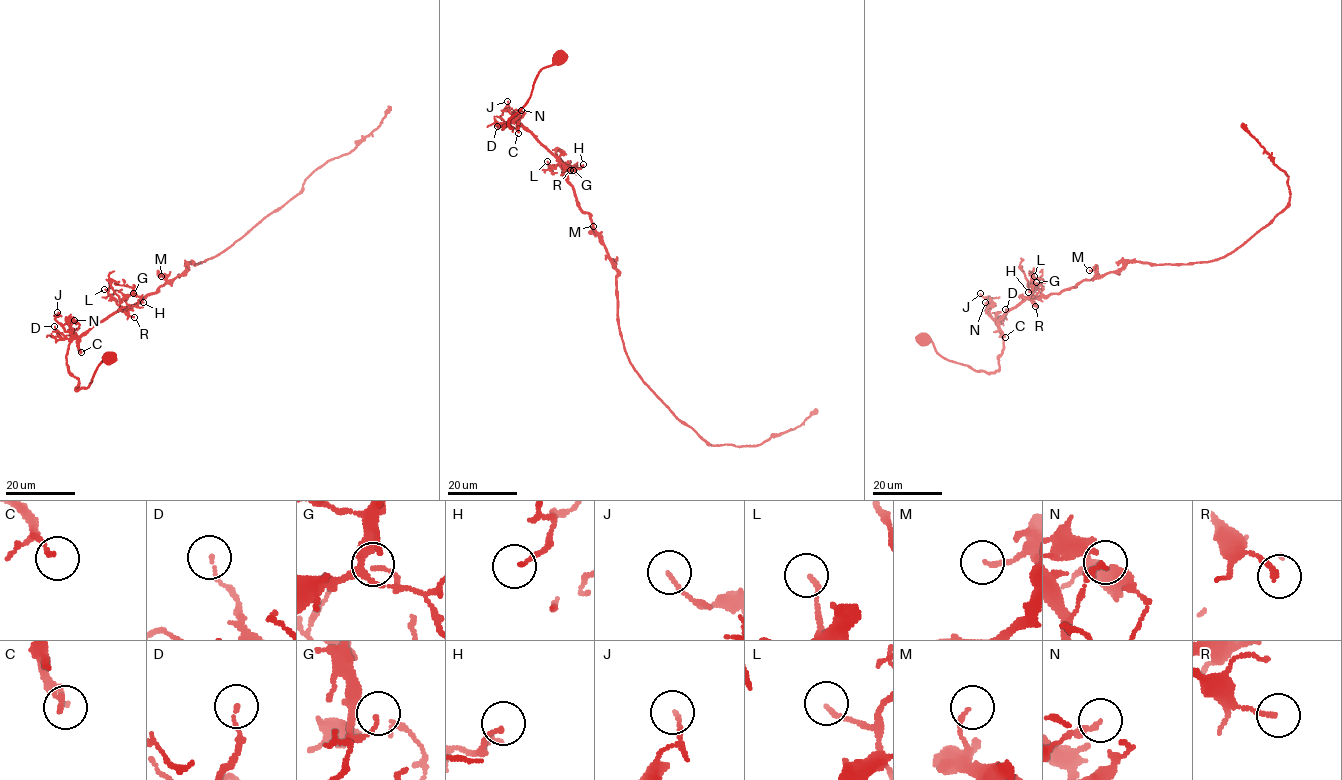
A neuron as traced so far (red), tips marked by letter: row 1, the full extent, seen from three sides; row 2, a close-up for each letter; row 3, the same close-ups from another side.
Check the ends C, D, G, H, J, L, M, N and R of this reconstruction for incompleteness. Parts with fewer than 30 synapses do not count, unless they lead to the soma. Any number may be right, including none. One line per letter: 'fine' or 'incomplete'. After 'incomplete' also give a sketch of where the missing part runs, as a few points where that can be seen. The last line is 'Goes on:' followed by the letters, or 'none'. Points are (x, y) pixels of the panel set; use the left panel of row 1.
C: incomplete; missing branch runs (81, 352), (75, 368)
D: fine
G: fine
H: fine
J: fine
L: fine
M: fine
N: fine
R: fine
Goes on: C

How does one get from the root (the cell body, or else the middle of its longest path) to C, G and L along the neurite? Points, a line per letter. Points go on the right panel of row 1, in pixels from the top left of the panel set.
C: (922, 339), (932, 342), (943, 357), (989, 373), (999, 368), (999, 355), (1003, 348), (997, 322), (1005, 337)
G: (922, 339), (949, 360), (996, 371), (1003, 342), (997, 323), (1031, 295), (1036, 282)
L: (922, 339), (949, 360), (996, 371), (1003, 342), (997, 323), (1031, 295), (1039, 282), (1034, 276)

